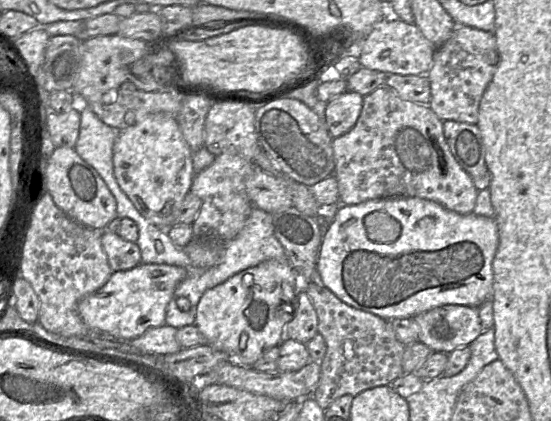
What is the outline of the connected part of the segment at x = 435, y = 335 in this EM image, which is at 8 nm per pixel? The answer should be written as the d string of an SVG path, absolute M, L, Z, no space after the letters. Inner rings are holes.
M444 305L418 314L414 320L419 327L418 341L434 352L451 353L469 346L483 332L478 307Z

